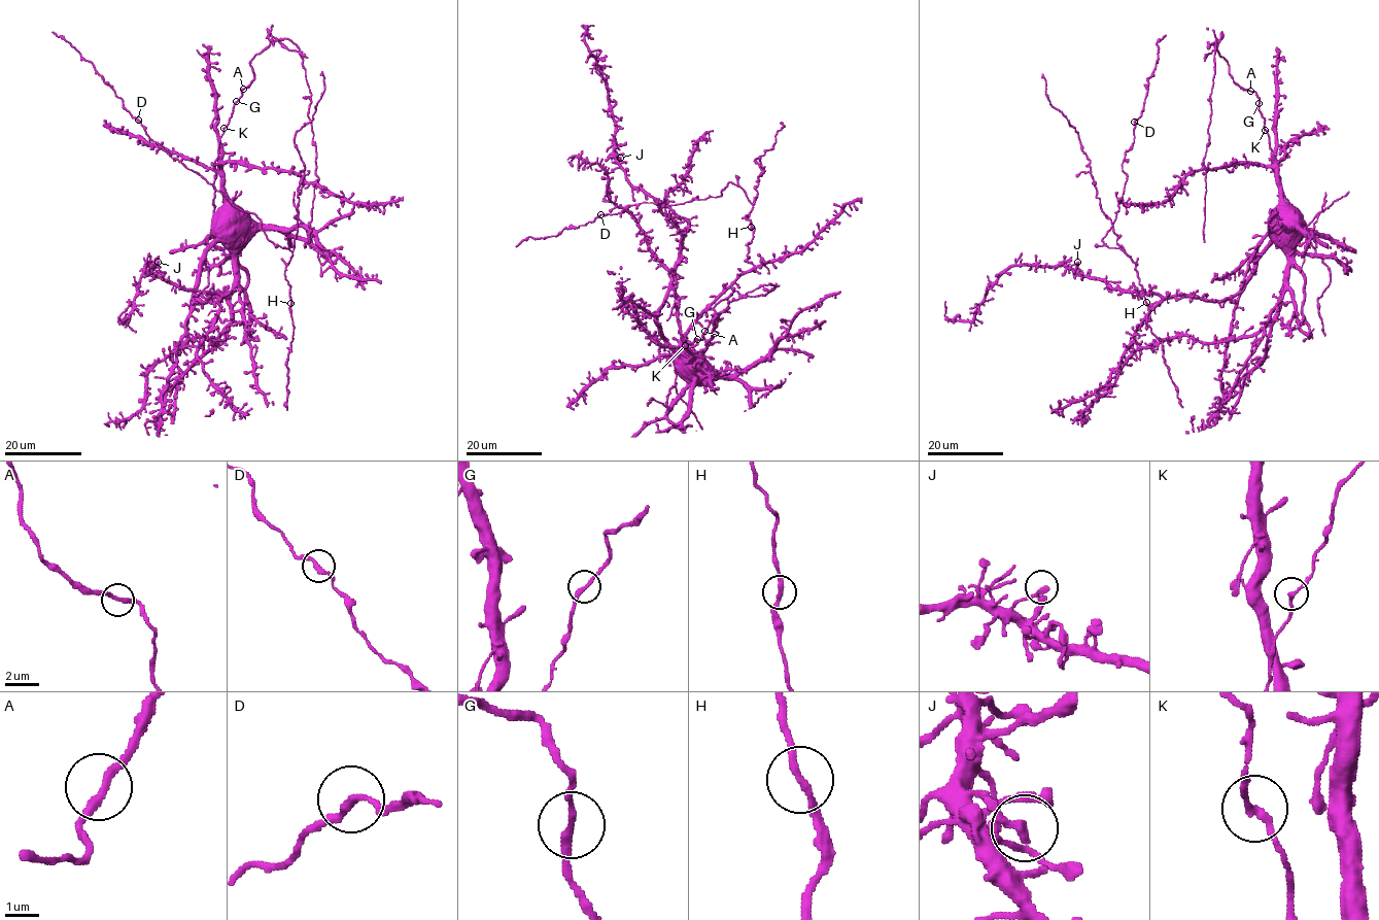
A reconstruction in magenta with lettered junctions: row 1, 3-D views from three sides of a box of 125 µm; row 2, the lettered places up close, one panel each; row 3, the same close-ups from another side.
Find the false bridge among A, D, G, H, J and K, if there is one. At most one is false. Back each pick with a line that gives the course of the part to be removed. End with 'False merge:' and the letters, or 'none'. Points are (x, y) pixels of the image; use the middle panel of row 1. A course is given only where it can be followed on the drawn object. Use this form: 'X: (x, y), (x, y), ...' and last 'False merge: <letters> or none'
False merge: G

